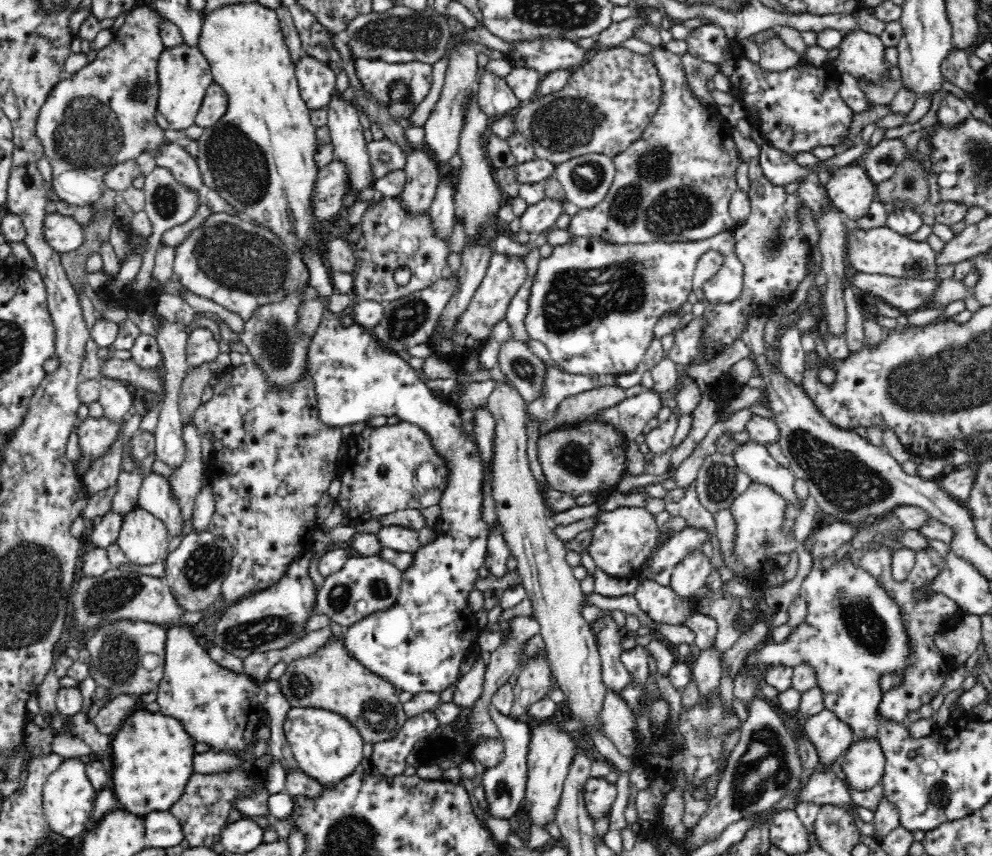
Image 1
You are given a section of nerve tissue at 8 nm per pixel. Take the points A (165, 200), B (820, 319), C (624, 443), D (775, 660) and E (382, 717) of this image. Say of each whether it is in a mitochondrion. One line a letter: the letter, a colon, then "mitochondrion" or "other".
A: mitochondrion
B: other
C: other
D: other
E: mitochondrion

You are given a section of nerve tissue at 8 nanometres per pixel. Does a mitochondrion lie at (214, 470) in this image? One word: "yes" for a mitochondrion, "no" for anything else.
no

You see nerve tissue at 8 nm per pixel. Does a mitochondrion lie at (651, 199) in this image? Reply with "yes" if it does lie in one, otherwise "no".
yes

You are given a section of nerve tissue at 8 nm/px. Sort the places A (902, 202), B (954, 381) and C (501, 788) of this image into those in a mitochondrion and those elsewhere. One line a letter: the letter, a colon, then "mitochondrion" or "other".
A: other
B: mitochondrion
C: mitochondrion

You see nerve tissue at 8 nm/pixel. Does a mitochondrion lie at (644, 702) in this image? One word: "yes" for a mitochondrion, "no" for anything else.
no

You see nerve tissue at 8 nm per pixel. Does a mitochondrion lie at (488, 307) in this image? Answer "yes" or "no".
no

